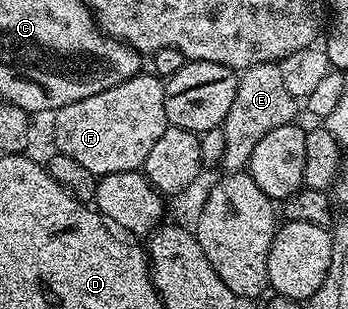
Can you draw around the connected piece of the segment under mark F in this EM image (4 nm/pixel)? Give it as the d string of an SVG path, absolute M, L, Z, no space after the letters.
M141 71L126 83L118 83L118 87L110 87L106 91L98 91L98 95L90 95L90 99L78 99L78 103L70 103L56 112L56 139L61 154L80 164L86 171L97 178L107 173L130 173L143 166L146 155L154 148L154 143L162 139L162 131L170 128L166 119L166 103L164 102L164 81L148 71Z

